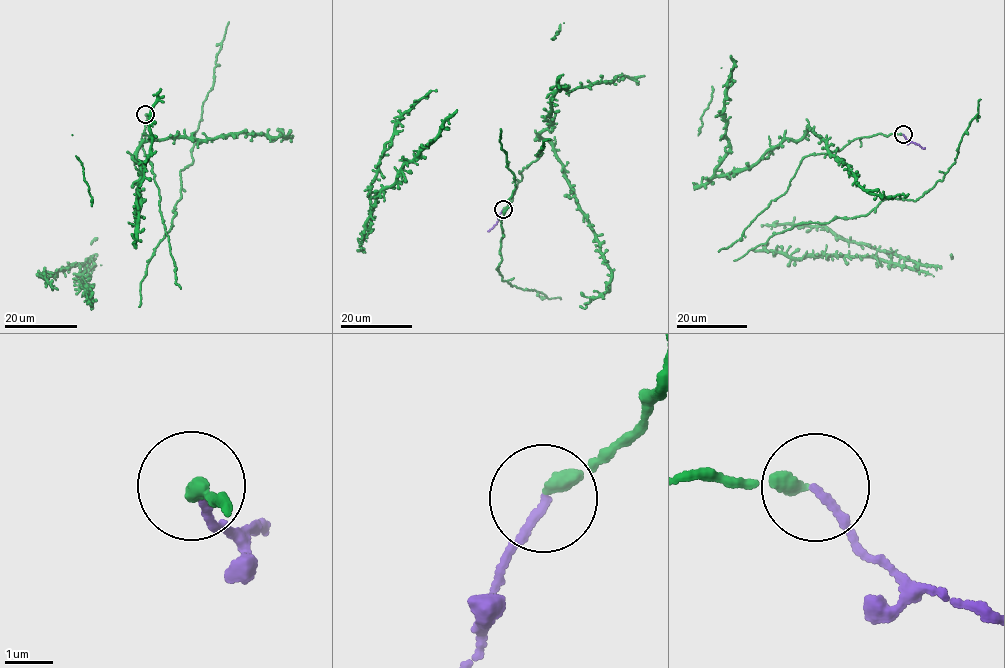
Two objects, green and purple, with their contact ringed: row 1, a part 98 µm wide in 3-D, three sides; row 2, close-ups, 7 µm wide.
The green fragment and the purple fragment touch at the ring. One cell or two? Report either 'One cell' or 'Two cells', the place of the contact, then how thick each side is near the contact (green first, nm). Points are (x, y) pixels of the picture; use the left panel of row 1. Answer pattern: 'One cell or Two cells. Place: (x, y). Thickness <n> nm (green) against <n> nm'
One cell. Place: (145, 114). Thickness 300 nm (green) against 160 nm

